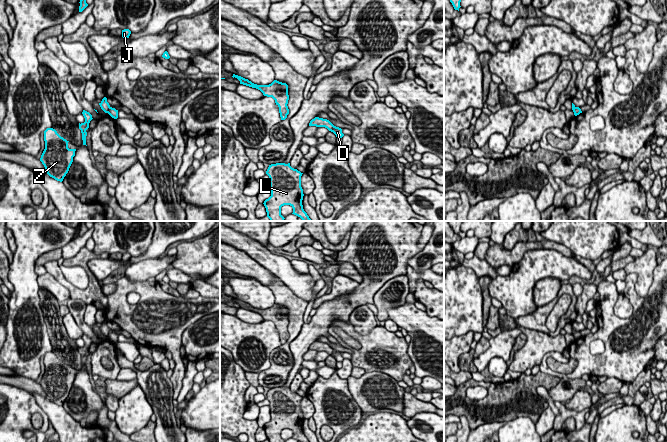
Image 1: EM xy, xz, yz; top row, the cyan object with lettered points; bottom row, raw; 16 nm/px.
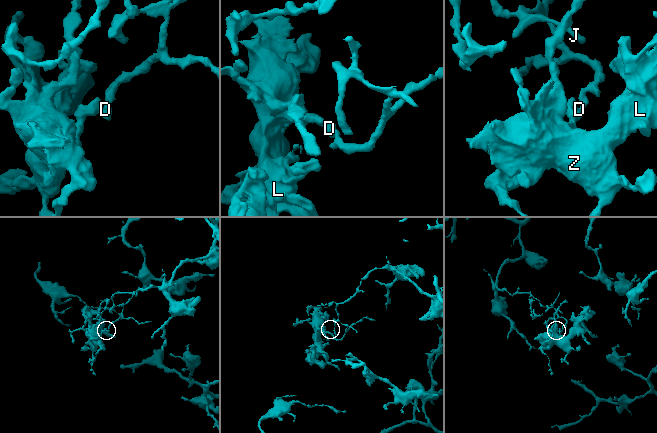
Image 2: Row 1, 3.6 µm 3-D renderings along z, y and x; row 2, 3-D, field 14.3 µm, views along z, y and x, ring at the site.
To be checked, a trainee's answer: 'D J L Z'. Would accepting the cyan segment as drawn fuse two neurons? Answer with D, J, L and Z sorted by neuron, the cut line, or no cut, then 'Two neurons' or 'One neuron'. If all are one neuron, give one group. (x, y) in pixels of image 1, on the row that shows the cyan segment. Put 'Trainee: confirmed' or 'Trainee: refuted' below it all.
Groups: D J / L Z. Split along xy (110, 107), (106, 112). Two neurons
Trainee: refuted

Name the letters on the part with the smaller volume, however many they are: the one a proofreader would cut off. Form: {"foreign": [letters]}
{"foreign": ["L", "Z"]}

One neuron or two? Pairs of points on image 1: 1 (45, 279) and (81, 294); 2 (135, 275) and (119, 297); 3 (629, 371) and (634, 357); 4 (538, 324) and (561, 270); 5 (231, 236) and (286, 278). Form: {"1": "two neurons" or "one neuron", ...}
{"1": "two neurons", "2": "two neurons", "3": "one neuron", "4": "two neurons", "5": "one neuron"}

